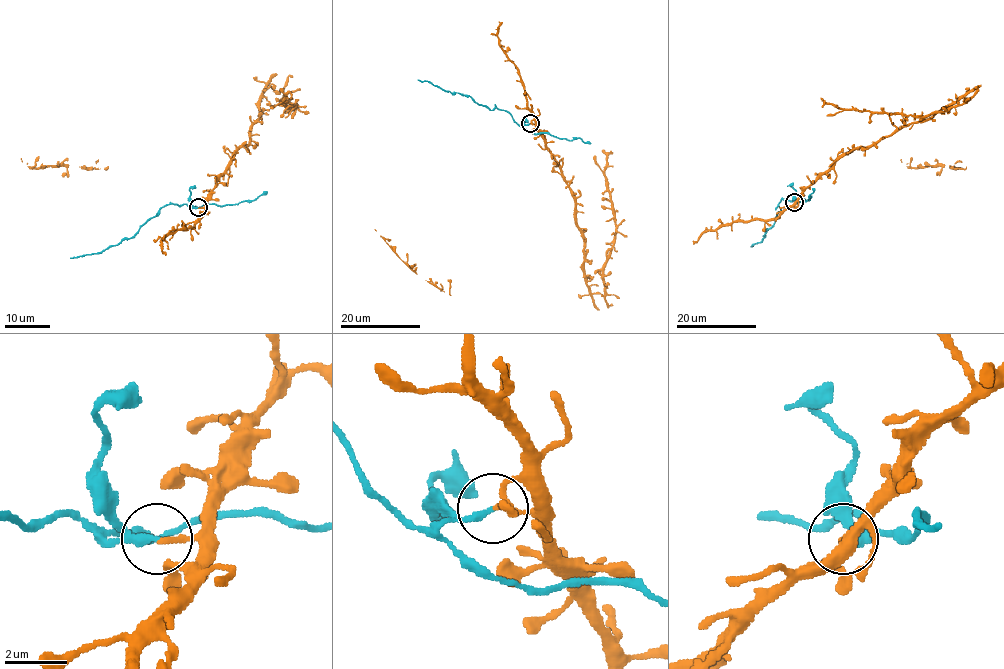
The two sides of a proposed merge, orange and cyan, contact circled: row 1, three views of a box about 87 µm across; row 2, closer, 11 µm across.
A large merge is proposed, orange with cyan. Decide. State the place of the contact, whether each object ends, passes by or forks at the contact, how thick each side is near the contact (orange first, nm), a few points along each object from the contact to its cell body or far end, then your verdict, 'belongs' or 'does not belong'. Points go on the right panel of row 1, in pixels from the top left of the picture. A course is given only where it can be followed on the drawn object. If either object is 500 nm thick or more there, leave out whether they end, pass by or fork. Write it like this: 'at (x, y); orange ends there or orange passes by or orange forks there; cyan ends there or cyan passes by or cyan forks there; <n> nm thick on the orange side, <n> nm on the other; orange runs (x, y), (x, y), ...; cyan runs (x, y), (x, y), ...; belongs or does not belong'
at (794, 202); orange ends there; cyan ends there; 160 nm thick on the orange side, 240 nm on the other; orange runs (794, 202), (840, 158), (932, 118), (964, 95), (966, 100), (925, 116), (838, 108), (825, 101), (822, 107); cyan runs (794, 202), (796, 200), (781, 200), (778, 206), (781, 209), (774, 223), (761, 241), (750, 246); does not belong

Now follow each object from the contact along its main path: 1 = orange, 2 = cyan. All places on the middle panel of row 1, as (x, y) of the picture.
1: (530, 123), (560, 169), (575, 205), (588, 290), (602, 295), (603, 264), (616, 227), (604, 174), (611, 151)
2: (530, 123), (519, 125), (508, 112), (495, 107), (491, 110), (470, 96), (417, 79)

